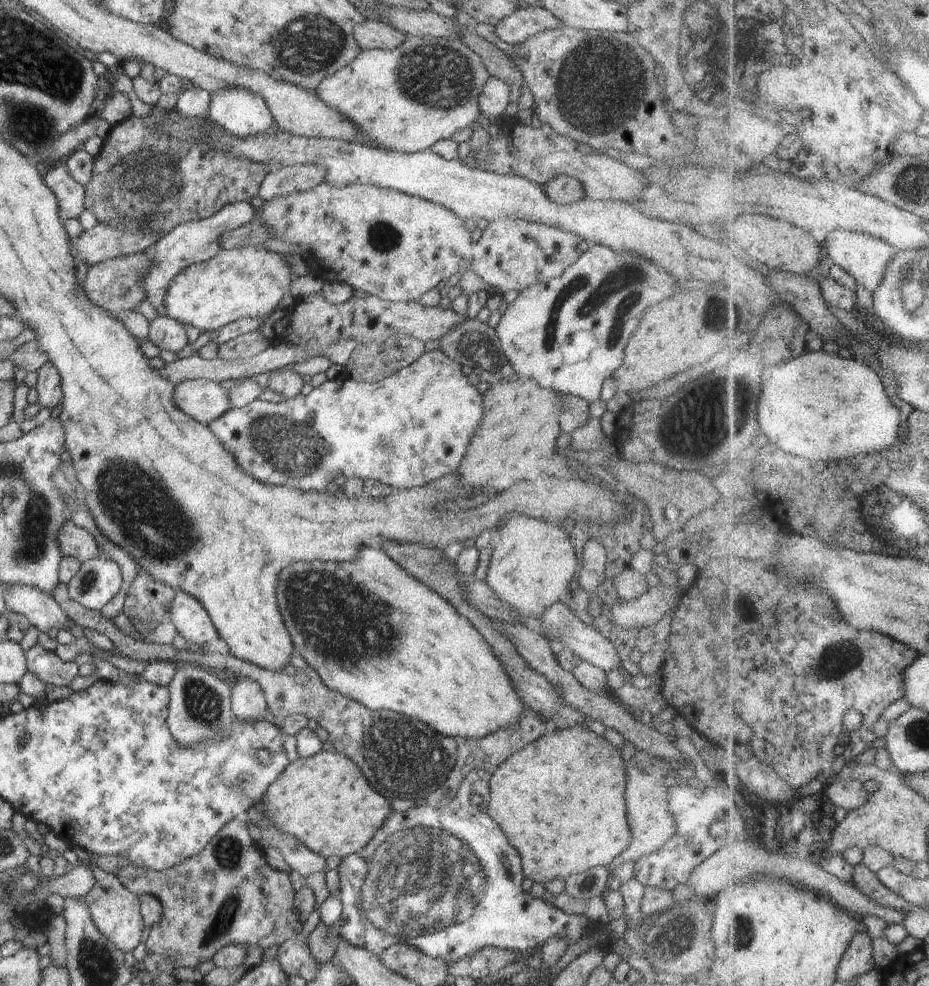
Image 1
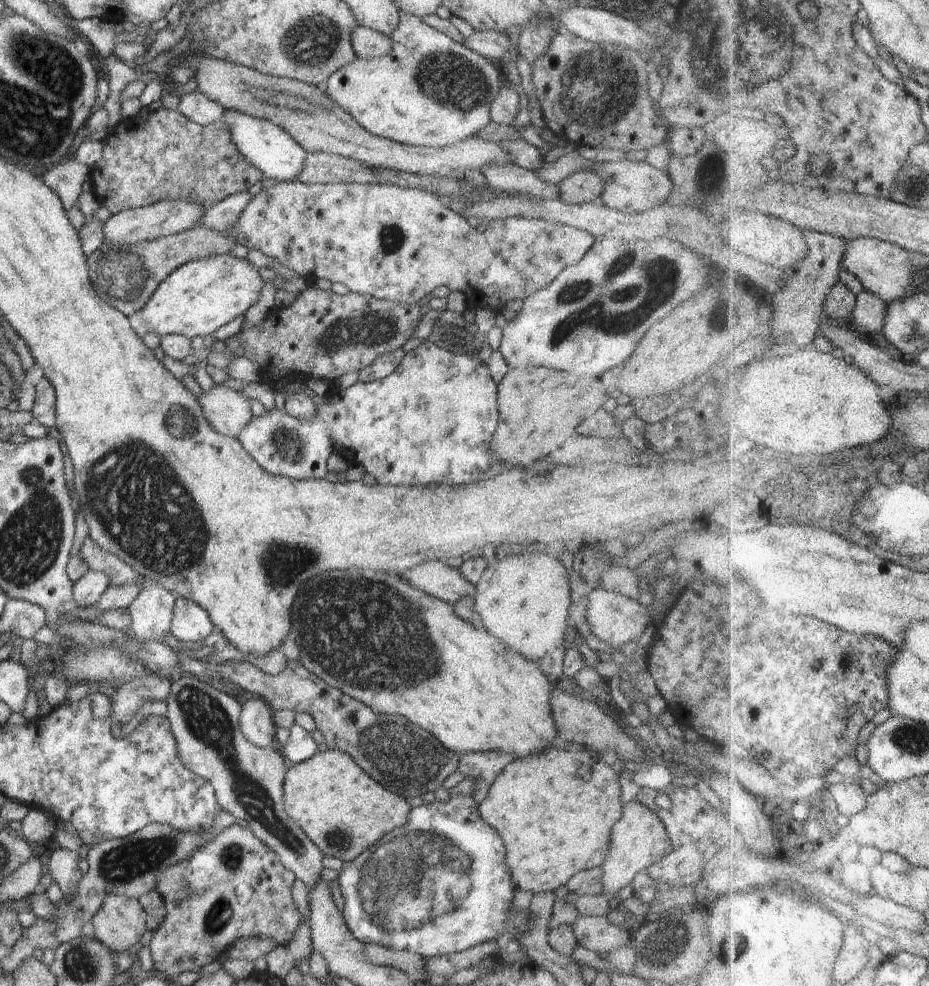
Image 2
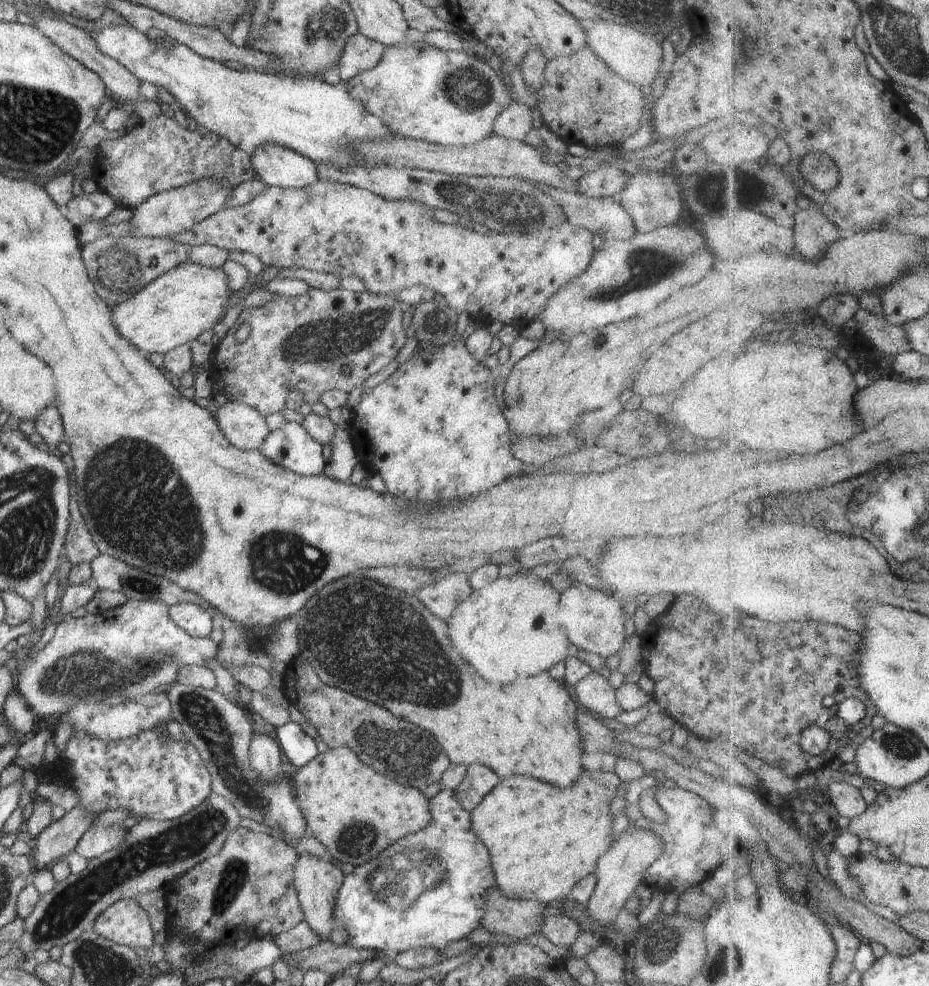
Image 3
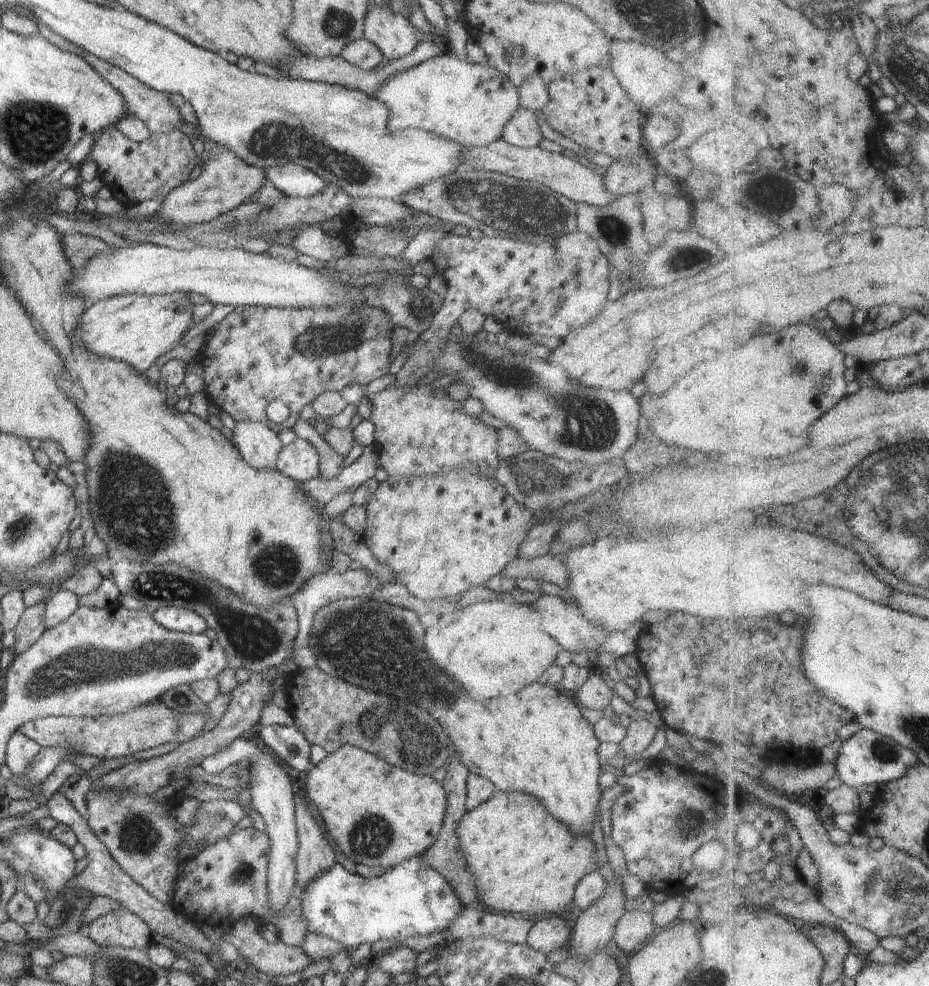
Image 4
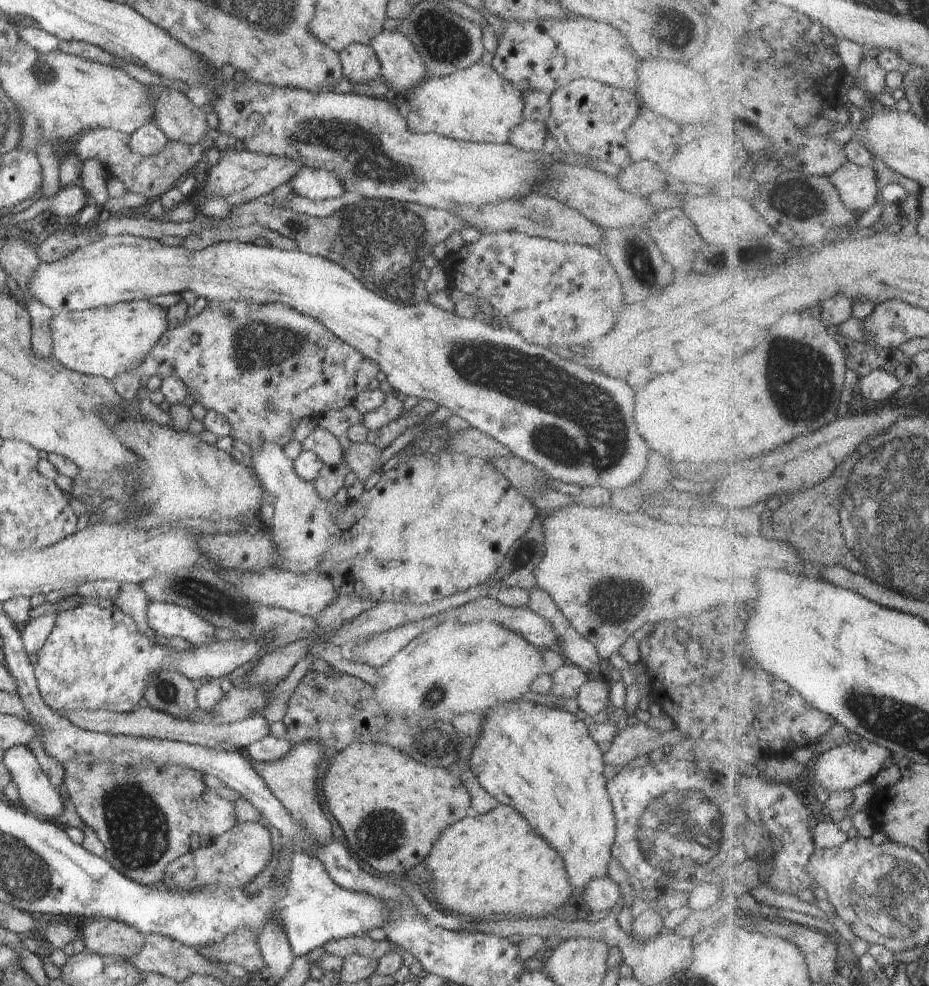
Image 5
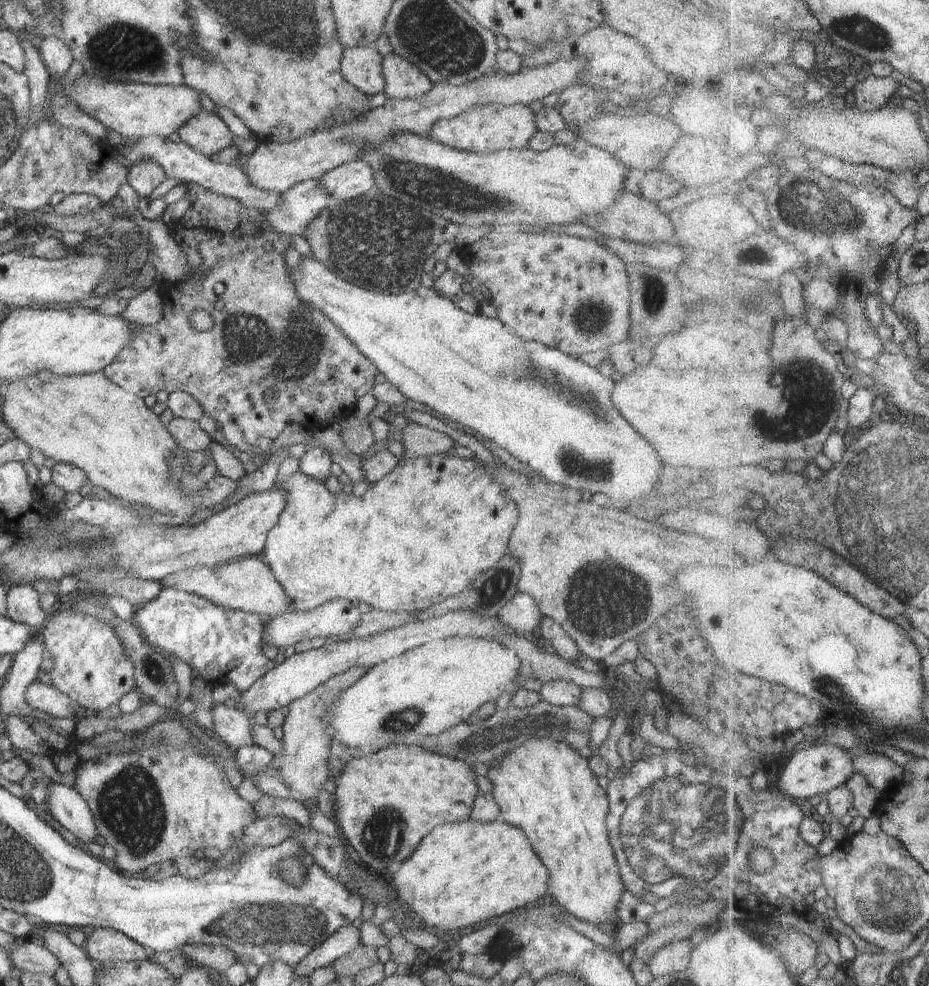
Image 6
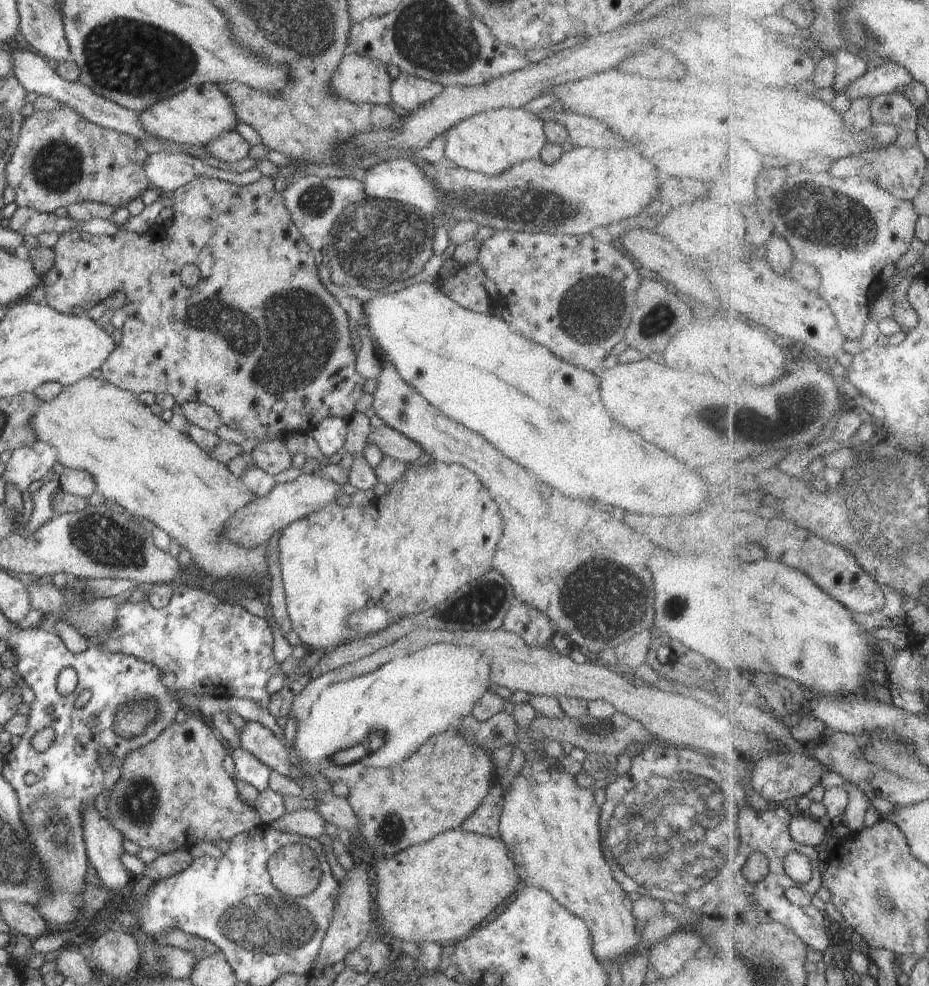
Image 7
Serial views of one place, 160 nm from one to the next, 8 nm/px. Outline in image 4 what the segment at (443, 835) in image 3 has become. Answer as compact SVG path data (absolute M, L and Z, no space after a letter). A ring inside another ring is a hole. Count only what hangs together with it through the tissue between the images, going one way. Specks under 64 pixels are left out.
M423 855L412 856L376 878L351 874L335 863L328 872L320 872L316 880L298 891L297 897L306 932L326 936L353 950L379 940L404 942L416 934L443 934L463 908L452 886L442 878L442 874L424 862Z

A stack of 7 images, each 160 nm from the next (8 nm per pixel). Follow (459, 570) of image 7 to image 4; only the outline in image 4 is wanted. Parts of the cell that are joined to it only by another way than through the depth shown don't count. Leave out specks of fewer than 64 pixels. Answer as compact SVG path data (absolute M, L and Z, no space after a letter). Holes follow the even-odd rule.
M246 419L235 422L229 433L242 458L258 470L276 469L278 452L283 447L278 435L265 424ZM457 470L448 471L447 473L443 473L442 475L426 475L425 477L389 476L387 480L379 484L379 487L377 488L376 492L373 494L372 499L368 502L366 506L367 506L366 528L368 533L368 541L366 542L365 538L361 536L363 541L370 548L373 556L375 556L378 559L378 561L384 564L388 564L388 566L394 569L394 572L396 572L397 574L396 583L403 584L410 591L410 594L413 594L417 599L425 601L439 599L439 598L446 598L446 597L448 598L455 597L456 595L459 595L464 591L467 591L469 588L475 587L476 585L482 585L486 583L488 579L491 579L493 576L502 573L503 570L508 566L508 564L510 564L510 562L512 562L512 560L514 560L517 557L518 547L529 533L530 526L532 526L532 520L534 518L533 510L530 510L528 507L525 507L523 504L516 502L516 500L512 498L512 495L508 494L506 492L506 489L498 481L496 481L495 478L488 479L485 475L482 474L469 473L468 471L457 471Z

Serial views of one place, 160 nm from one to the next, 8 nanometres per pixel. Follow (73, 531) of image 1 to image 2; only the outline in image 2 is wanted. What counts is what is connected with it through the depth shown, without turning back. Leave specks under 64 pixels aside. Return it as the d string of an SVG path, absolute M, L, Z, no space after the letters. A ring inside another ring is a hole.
M90 536L84 539L78 556L90 569L104 573L110 581L110 585L118 586L140 579L144 588L149 582L149 580L140 577L132 567L122 562L114 553L100 548L100 545L94 542Z

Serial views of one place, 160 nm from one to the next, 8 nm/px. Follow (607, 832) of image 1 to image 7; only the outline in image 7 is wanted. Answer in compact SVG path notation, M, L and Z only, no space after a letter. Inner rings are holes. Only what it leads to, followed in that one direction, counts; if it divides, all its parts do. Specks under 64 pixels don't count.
M462 828L442 831L422 844L396 853L390 860L379 858L371 862L376 865L378 873L378 888L374 895L375 915L387 939L397 944L406 941L443 946L463 941L493 916L492 912L504 898L523 884L499 836L465 833Z

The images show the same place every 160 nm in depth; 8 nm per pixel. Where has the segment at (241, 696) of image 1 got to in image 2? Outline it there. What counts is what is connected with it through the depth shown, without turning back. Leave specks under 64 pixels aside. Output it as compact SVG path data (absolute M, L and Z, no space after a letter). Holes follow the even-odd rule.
M247 696L239 716L240 732L257 747L279 748L277 727L273 723L270 707L258 696Z

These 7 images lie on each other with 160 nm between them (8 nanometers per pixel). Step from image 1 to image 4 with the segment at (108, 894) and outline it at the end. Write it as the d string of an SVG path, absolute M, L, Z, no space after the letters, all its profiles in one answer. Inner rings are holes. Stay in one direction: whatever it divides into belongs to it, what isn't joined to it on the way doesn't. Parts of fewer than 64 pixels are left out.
M124 907L96 918L85 934L100 947L118 946L140 950L148 948L155 938L148 926Z

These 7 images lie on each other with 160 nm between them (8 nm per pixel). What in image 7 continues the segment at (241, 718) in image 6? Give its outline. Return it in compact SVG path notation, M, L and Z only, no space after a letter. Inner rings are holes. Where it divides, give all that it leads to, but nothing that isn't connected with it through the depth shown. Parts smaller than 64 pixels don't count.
M246 721L241 731L237 730L239 743L259 761L262 761L271 770L291 778L289 766L294 765L294 758L289 748L262 724Z

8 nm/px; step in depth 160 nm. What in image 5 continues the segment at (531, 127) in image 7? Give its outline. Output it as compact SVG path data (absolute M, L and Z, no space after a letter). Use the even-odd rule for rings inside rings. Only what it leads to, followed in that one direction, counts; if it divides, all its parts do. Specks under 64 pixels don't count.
M478 63L464 70L454 72L444 78L424 78L422 84L408 90L401 98L404 104L403 115L408 124L408 130L417 134L436 134L462 142L509 144L510 132L524 122L524 102L518 92L499 76L489 65Z

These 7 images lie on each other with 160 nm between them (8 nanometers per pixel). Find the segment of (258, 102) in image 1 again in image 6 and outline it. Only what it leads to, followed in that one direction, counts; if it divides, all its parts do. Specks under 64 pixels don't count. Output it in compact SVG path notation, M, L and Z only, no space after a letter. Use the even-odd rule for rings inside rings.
M359 159L334 168L318 179L318 182L335 202L352 200L370 192L373 187L376 188L374 170L368 166L368 162Z

